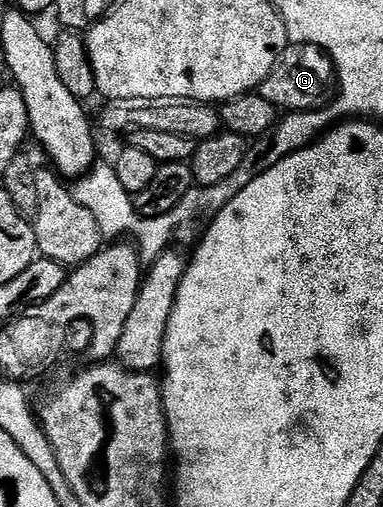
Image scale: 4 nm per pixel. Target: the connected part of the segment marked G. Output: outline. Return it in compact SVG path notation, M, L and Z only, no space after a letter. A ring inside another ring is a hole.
M297 42L288 45L276 67L266 76L258 93L280 112L319 110L333 101L338 89L336 65L330 60L327 50Z

